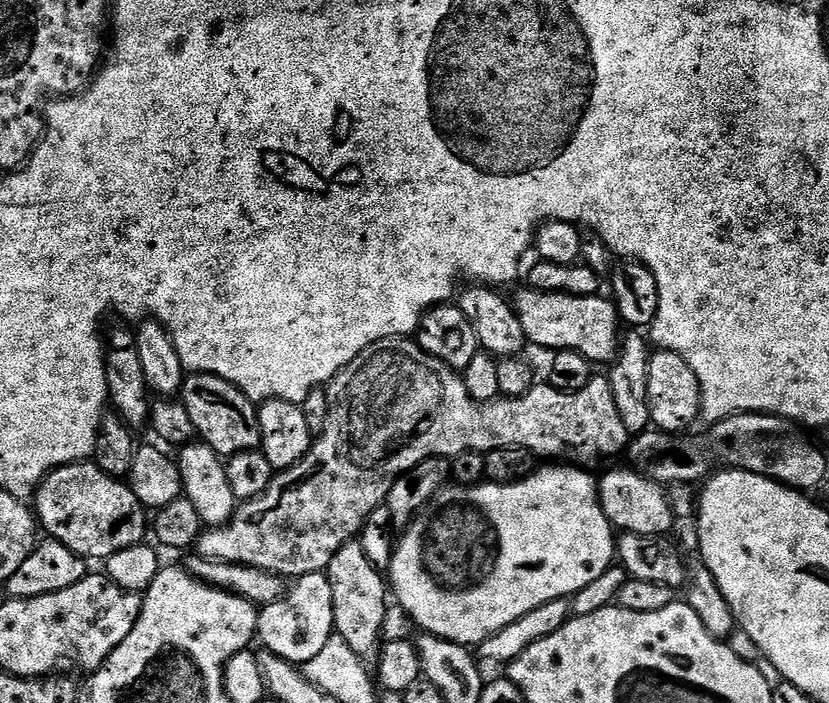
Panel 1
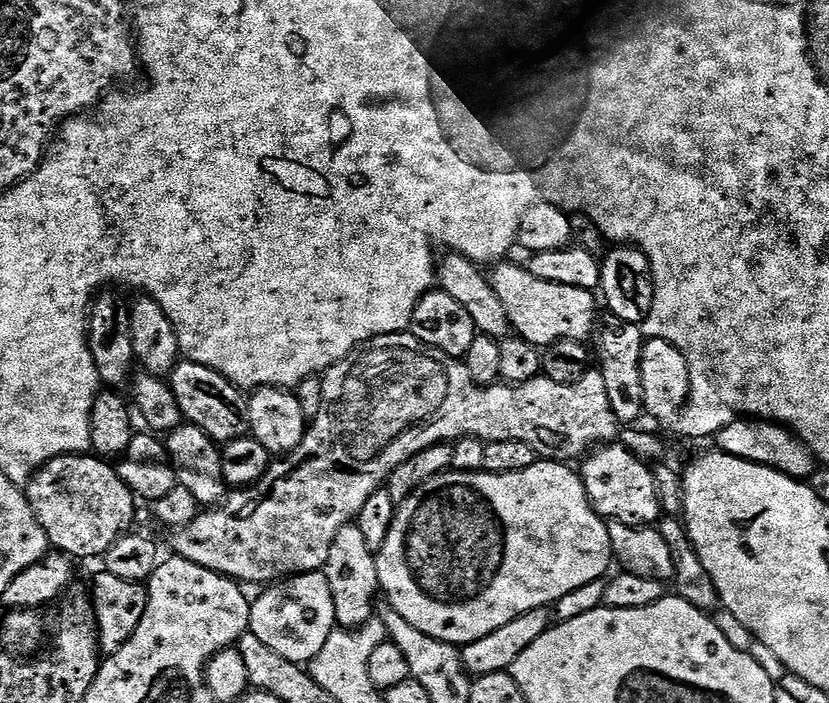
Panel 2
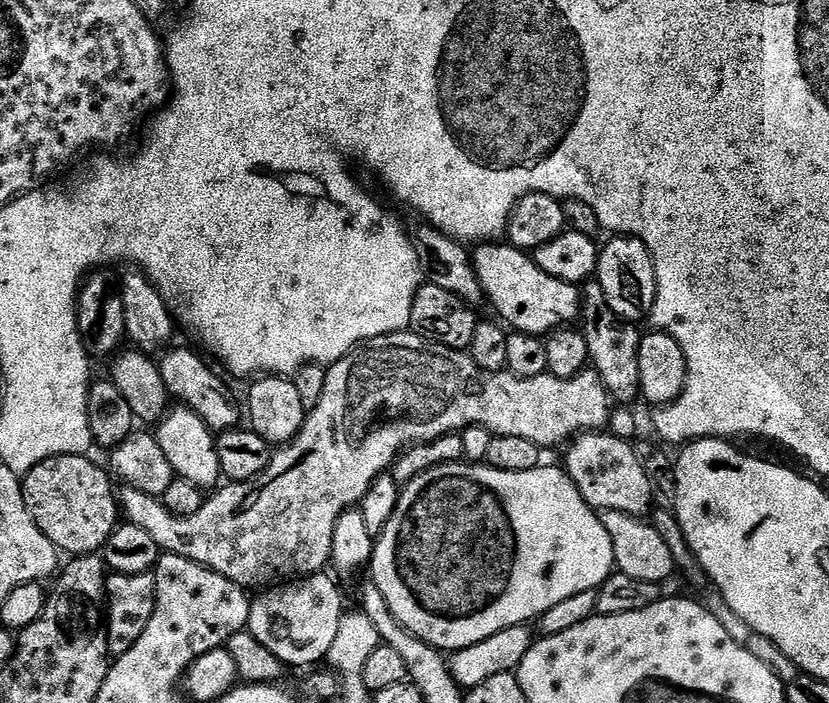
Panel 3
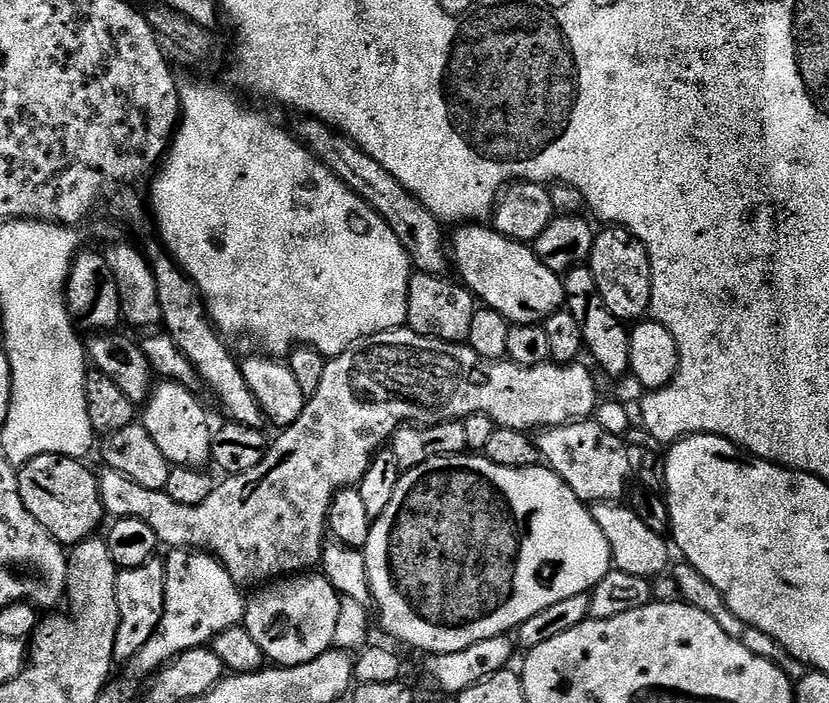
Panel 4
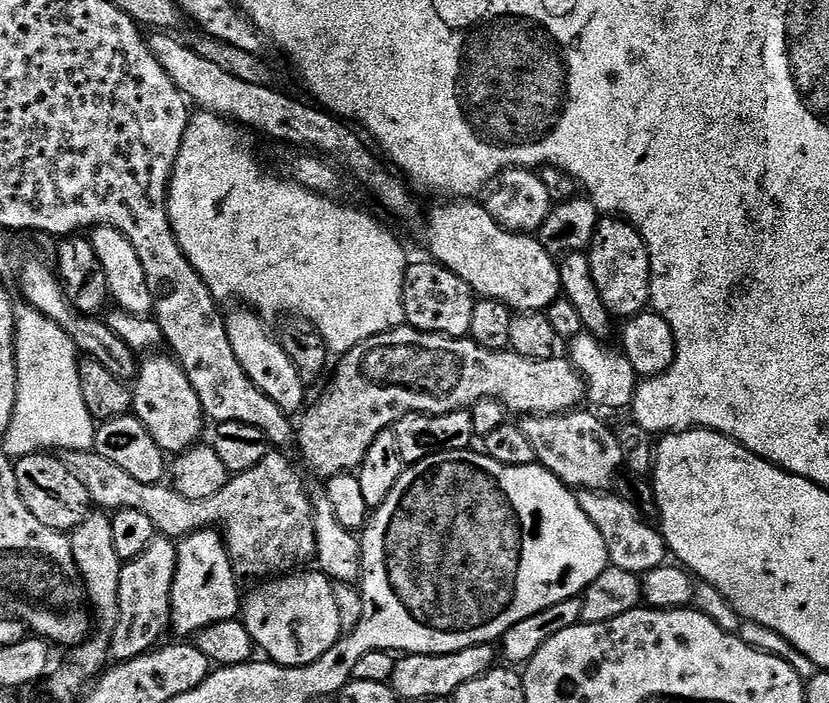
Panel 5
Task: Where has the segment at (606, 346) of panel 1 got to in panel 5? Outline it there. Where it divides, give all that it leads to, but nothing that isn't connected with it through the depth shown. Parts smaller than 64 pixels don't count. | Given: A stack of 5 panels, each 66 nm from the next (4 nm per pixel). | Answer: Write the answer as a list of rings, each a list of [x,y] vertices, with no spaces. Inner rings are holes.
[[[452,198],[447,202],[440,202],[436,209],[428,216],[428,252],[433,261],[442,266],[449,268],[454,274],[458,274],[458,278],[462,278],[462,282],[466,282],[475,290],[477,297],[486,300],[497,300],[502,302],[508,308],[511,308],[513,313],[519,314],[521,312],[544,312],[551,306],[555,300],[561,299],[562,293],[560,290],[560,266],[557,257],[551,256],[547,250],[540,245],[539,239],[535,235],[525,234],[522,232],[511,232],[502,226],[498,226],[498,222],[494,222],[494,218],[490,218],[487,208],[483,203],[477,202],[472,198]]]

